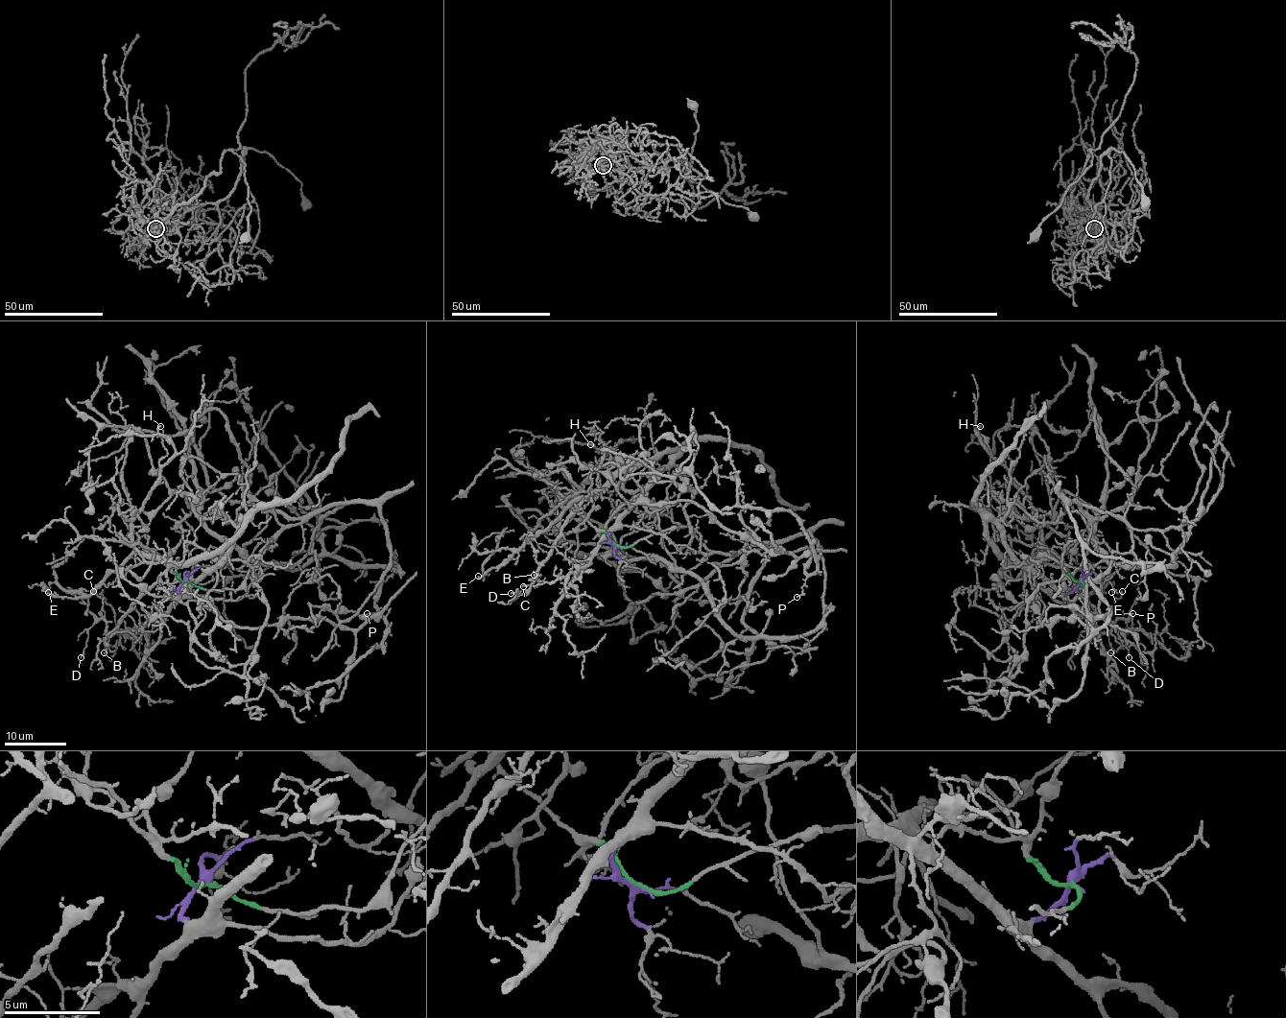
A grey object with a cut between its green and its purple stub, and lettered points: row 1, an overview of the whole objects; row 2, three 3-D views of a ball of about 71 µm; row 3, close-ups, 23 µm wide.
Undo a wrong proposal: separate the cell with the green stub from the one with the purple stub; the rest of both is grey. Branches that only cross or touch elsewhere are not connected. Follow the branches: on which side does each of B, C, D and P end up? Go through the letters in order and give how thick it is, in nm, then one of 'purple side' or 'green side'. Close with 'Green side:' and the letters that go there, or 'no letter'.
B: 80 nm | purple side
C: 110 nm | purple side
D: 120 nm | purple side
P: 90 nm | green side
Green side: P

